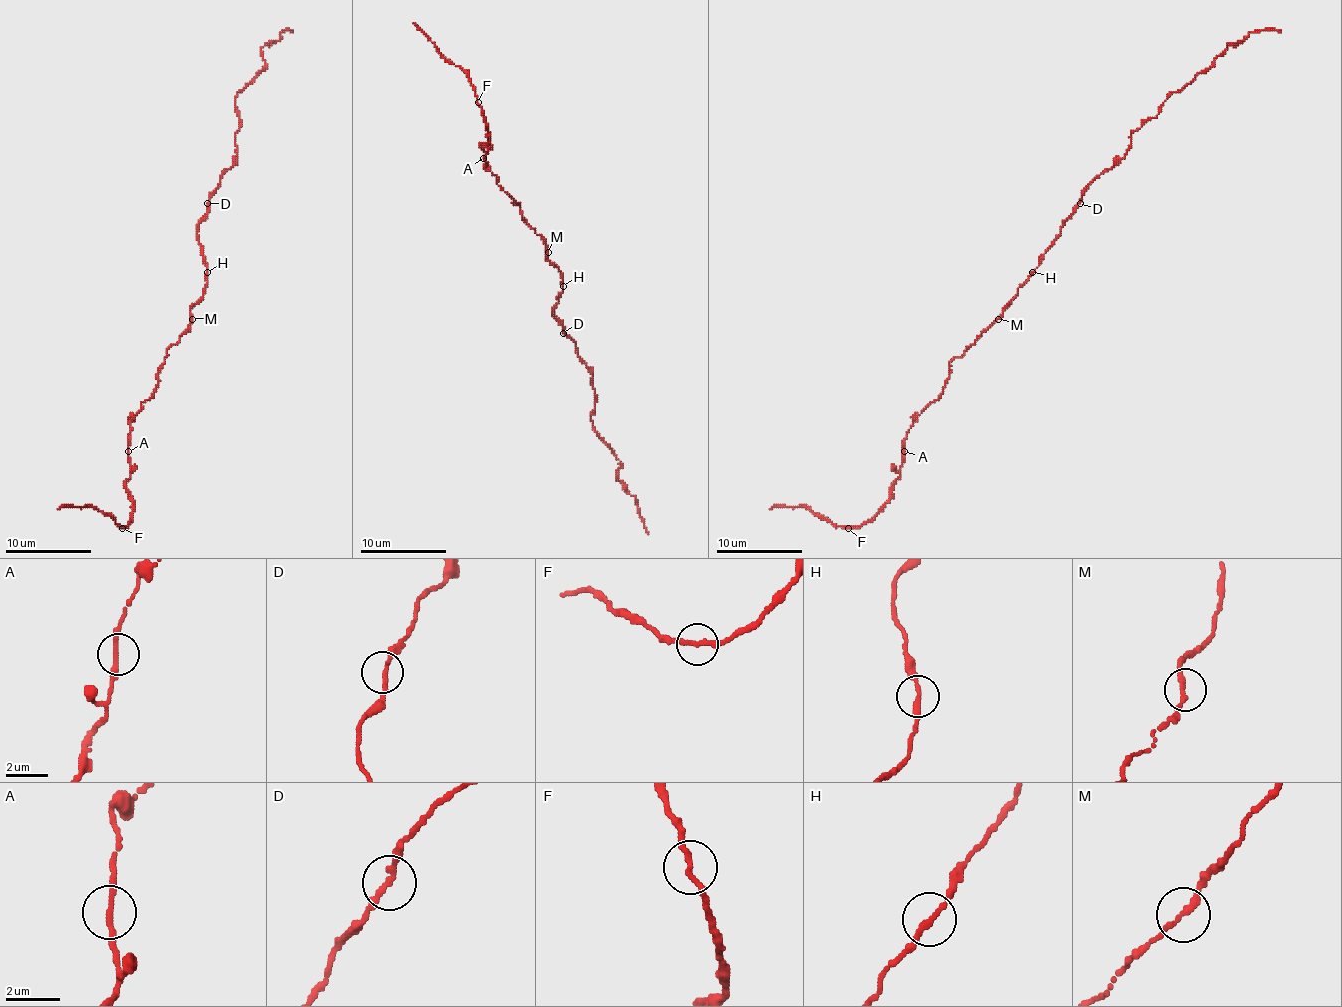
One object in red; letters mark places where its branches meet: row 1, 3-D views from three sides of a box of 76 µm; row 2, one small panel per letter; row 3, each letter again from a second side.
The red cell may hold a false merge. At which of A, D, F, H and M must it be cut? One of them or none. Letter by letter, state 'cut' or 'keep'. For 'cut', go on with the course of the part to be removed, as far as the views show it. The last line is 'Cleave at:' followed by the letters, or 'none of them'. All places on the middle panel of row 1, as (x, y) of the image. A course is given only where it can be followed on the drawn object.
A: keep
D: keep
F: keep
H: keep
M: keep
Cleave at: none of them

